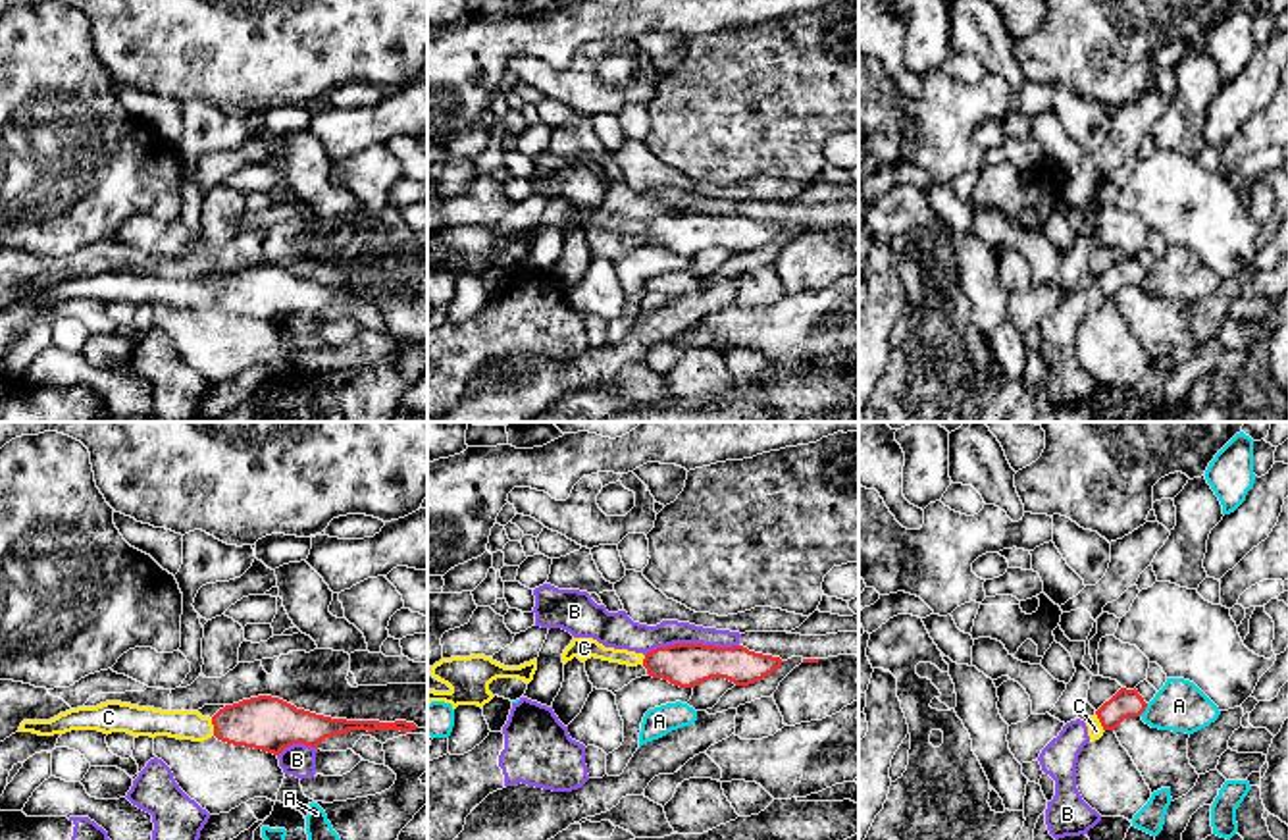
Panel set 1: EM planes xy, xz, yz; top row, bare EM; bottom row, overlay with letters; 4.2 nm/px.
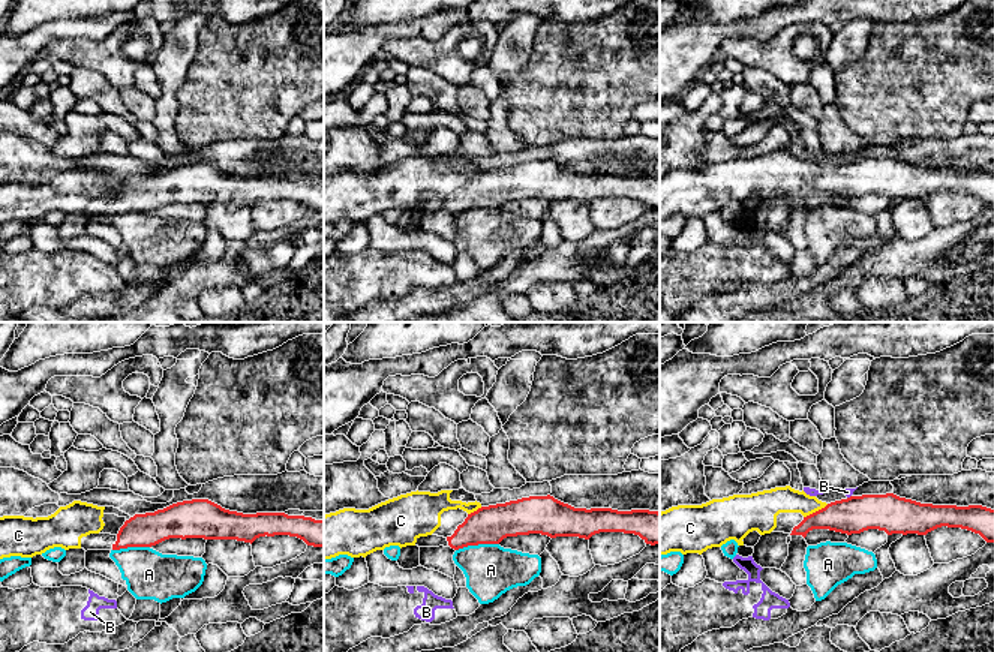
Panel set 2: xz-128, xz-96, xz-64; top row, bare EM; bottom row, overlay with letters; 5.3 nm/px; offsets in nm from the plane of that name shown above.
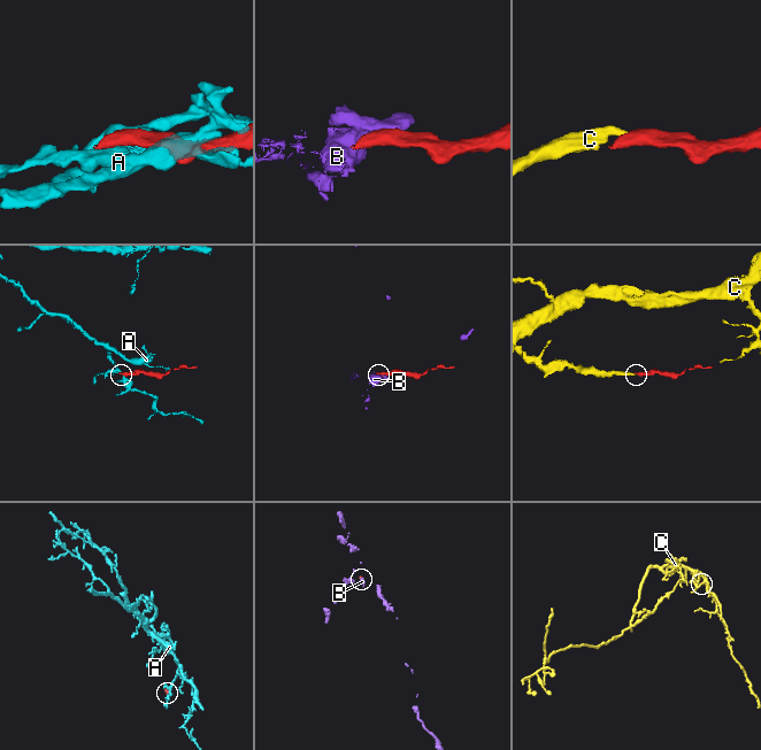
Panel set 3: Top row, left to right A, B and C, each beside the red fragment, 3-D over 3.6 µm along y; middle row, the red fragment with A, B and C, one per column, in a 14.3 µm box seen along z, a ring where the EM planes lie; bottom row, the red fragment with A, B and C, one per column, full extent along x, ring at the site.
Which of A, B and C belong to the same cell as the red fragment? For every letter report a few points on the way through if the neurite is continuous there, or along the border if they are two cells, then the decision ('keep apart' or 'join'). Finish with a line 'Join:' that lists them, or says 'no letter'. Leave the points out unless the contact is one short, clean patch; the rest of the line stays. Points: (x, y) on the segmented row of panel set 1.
A: border yz (1148, 704), (1138, 715); keep apart
B: border xz (738, 644), (669, 644), (657, 646), (645, 656); keep apart
C: way xy (266, 723), (214, 727), (183, 725); join
Join: C

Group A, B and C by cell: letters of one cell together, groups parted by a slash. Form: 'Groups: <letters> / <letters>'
Groups: A / B / C

